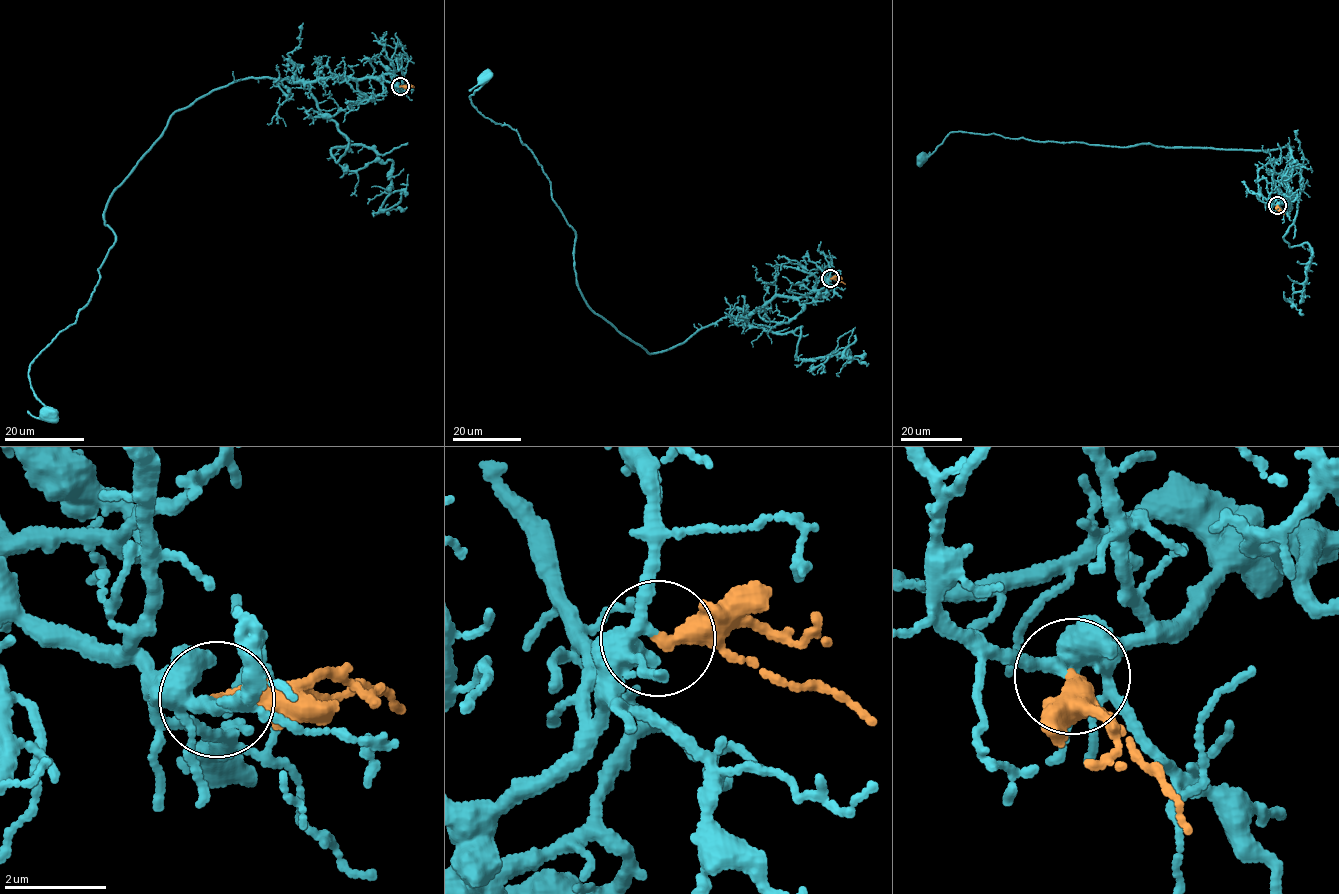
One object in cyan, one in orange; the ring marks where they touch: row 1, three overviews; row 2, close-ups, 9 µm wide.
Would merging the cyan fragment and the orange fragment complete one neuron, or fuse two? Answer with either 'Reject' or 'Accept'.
Accept

